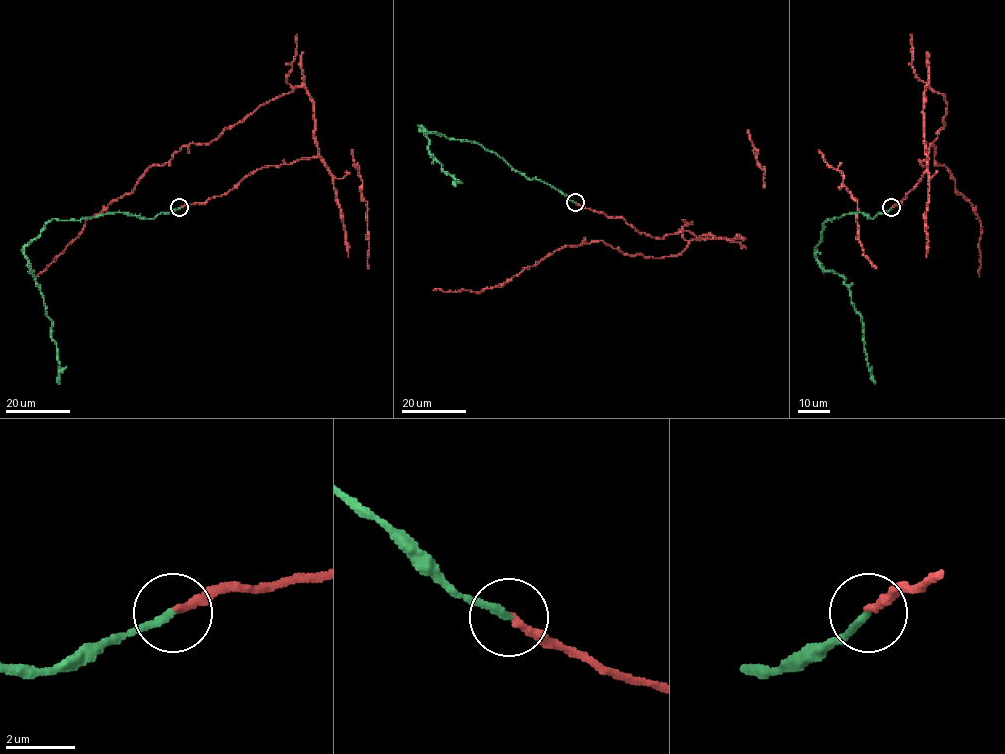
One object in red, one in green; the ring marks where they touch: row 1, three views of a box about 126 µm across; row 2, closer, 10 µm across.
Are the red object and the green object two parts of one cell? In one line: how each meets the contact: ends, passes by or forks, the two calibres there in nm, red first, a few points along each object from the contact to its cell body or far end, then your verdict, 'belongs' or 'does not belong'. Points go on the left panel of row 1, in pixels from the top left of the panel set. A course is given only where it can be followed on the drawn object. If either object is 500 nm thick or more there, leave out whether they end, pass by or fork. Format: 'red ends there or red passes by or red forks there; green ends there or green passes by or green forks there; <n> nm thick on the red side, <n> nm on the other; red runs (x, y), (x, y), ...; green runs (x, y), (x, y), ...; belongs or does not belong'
red ends there; green ends there; 240 nm thick on the red side, 200 nm on the other; red runs (179, 207), (226, 194), (258, 169), (315, 157), (305, 89), (151, 165), (37, 277); green runs (179, 208), (153, 218), (118, 212), (80, 220), (51, 219), (23, 248), (45, 314), (52, 322), (59, 383); belongs

